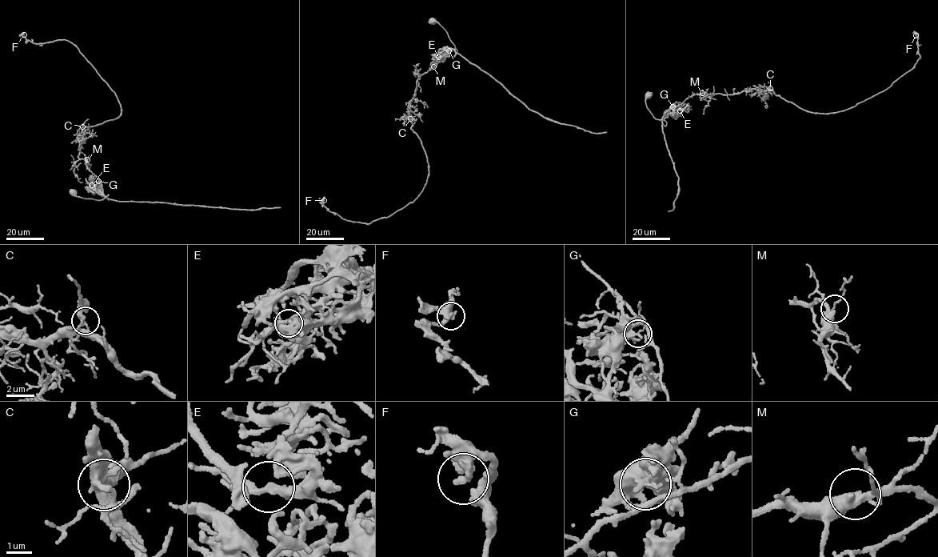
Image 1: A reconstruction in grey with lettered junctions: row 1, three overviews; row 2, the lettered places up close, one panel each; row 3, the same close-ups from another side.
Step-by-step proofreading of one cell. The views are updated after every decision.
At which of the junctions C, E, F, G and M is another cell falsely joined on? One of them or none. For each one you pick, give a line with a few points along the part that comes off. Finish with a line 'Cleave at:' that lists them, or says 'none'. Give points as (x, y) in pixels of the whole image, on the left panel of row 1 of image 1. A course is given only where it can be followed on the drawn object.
G: foreign part runs (99, 182), (96, 191), (119, 202), (159, 202), (249, 210), (280, 207)
Cleave at: G

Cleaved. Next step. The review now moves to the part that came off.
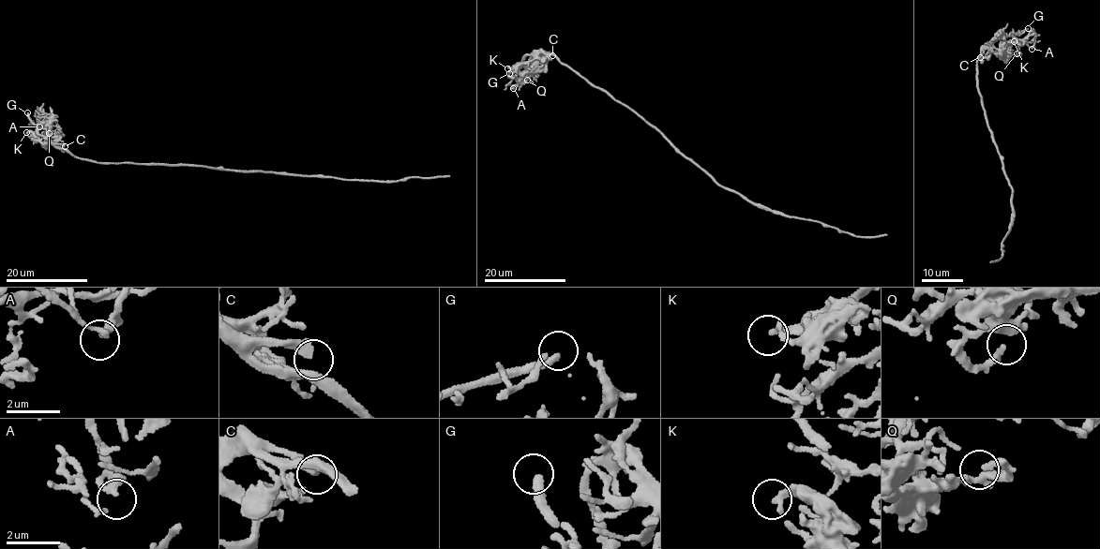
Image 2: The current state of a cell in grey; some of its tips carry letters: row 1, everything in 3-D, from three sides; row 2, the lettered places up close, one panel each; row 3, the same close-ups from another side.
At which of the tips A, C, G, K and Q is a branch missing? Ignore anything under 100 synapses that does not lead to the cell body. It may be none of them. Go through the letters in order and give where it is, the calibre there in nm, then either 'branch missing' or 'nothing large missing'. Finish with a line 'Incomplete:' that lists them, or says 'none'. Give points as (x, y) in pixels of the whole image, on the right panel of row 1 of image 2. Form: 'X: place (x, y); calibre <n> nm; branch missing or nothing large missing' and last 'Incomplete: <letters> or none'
A: place (1032, 49); calibre 320 nm; nothing large missing
C: place (980, 57); calibre 280 nm; nothing large missing
G: place (1028, 28); calibre 280 nm; branch missing
K: place (1014, 41); calibre 280 nm; nothing large missing
Q: place (1017, 53); calibre 240 nm; nothing large missing
Incomplete: G

